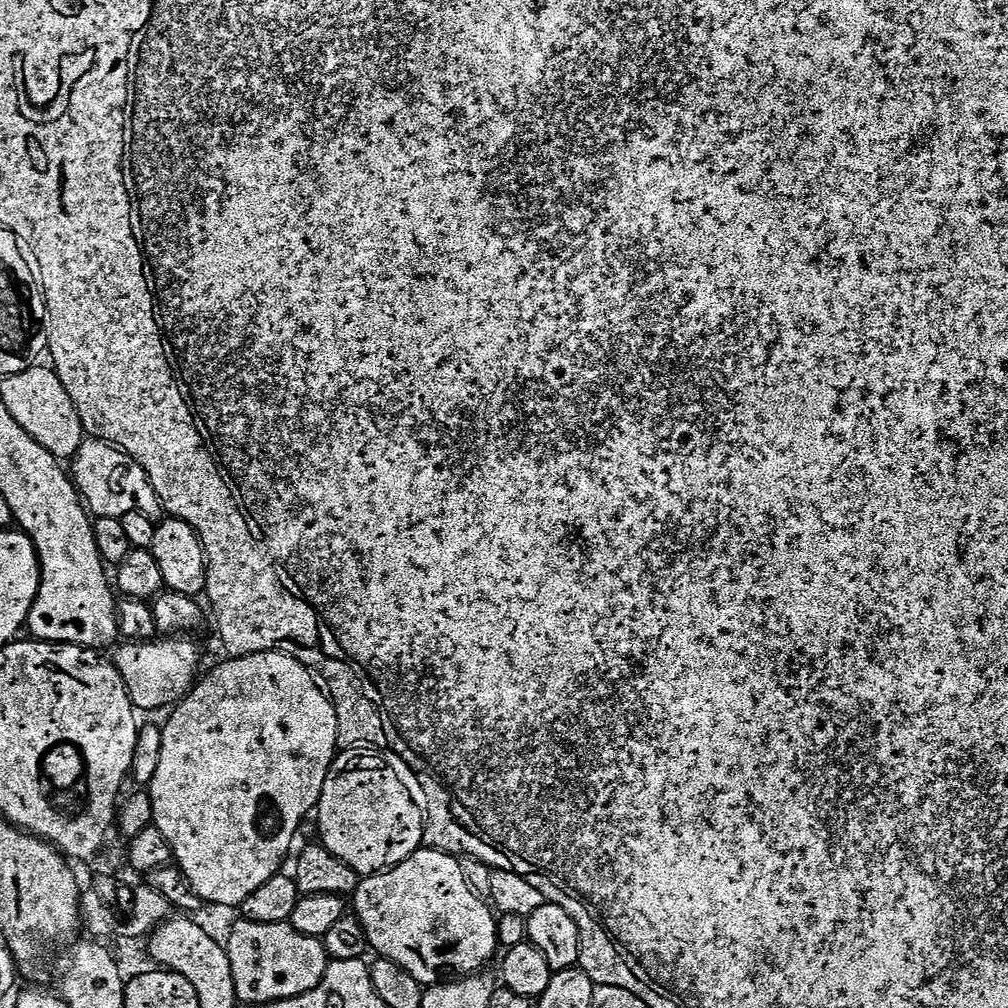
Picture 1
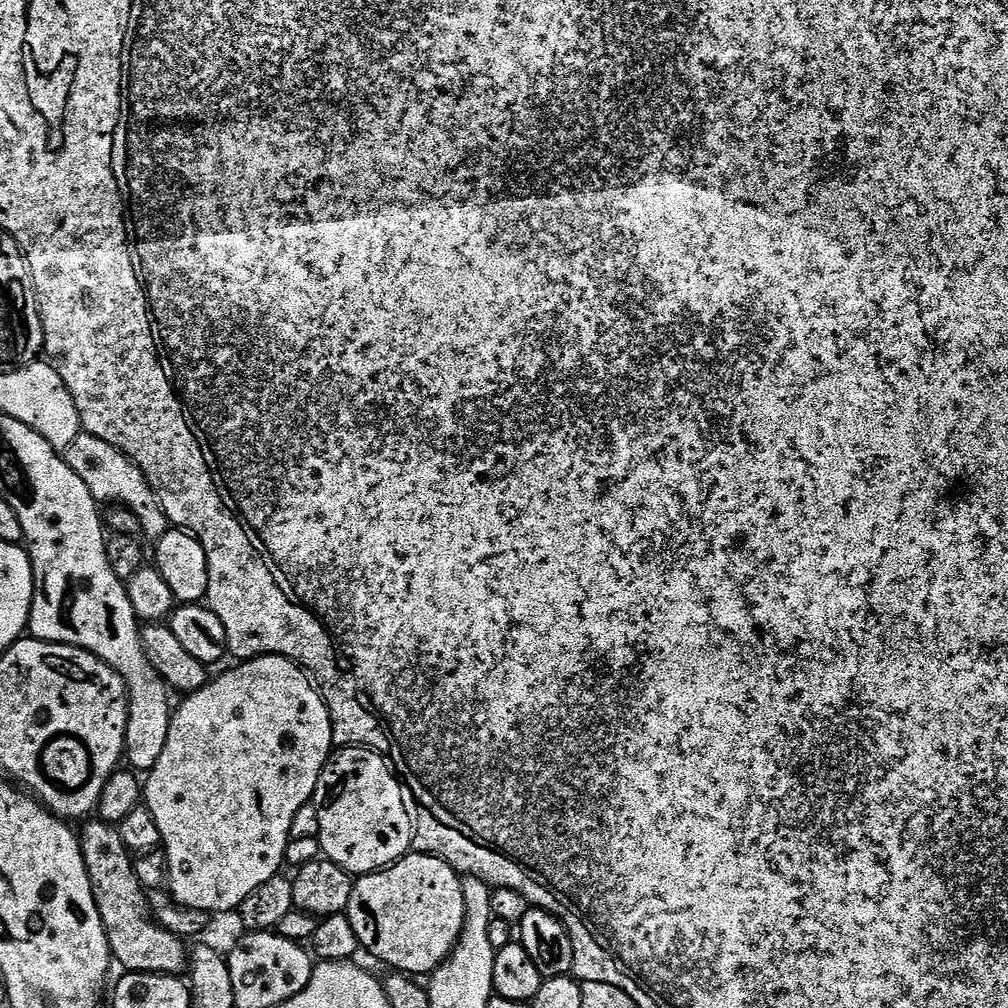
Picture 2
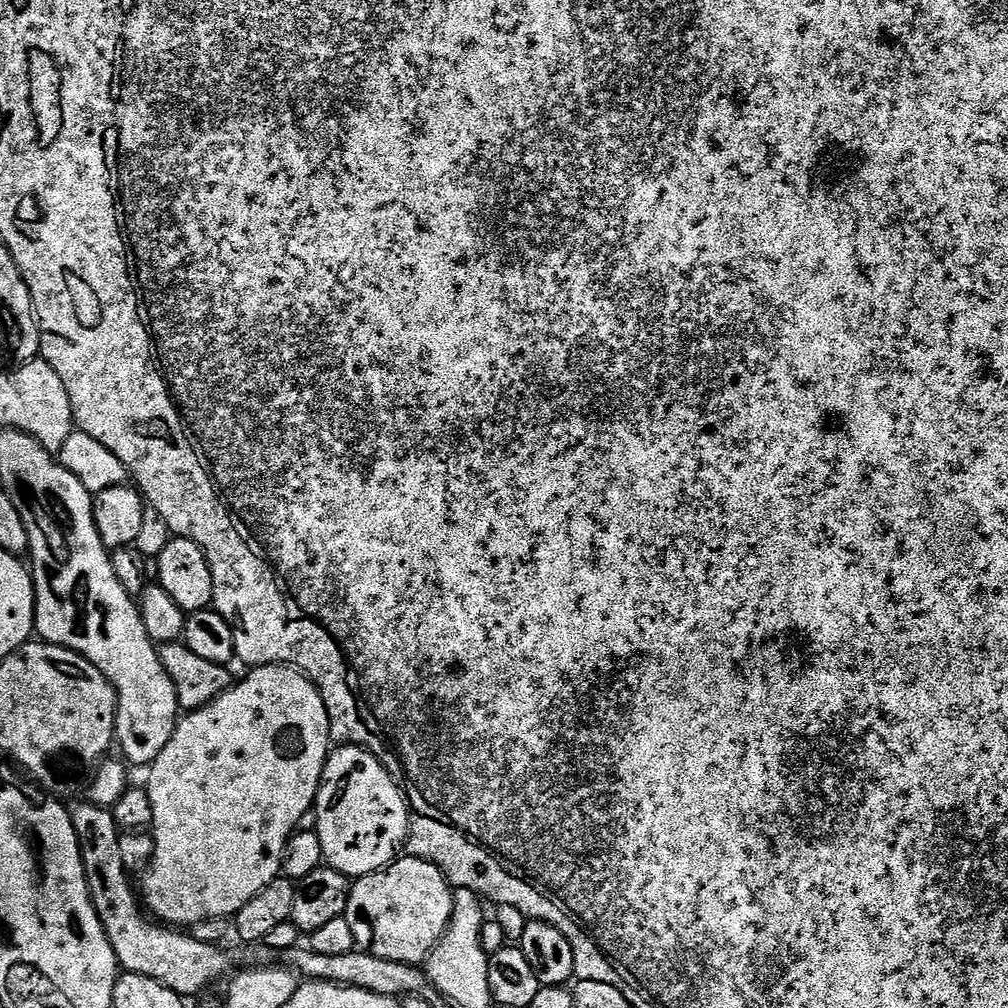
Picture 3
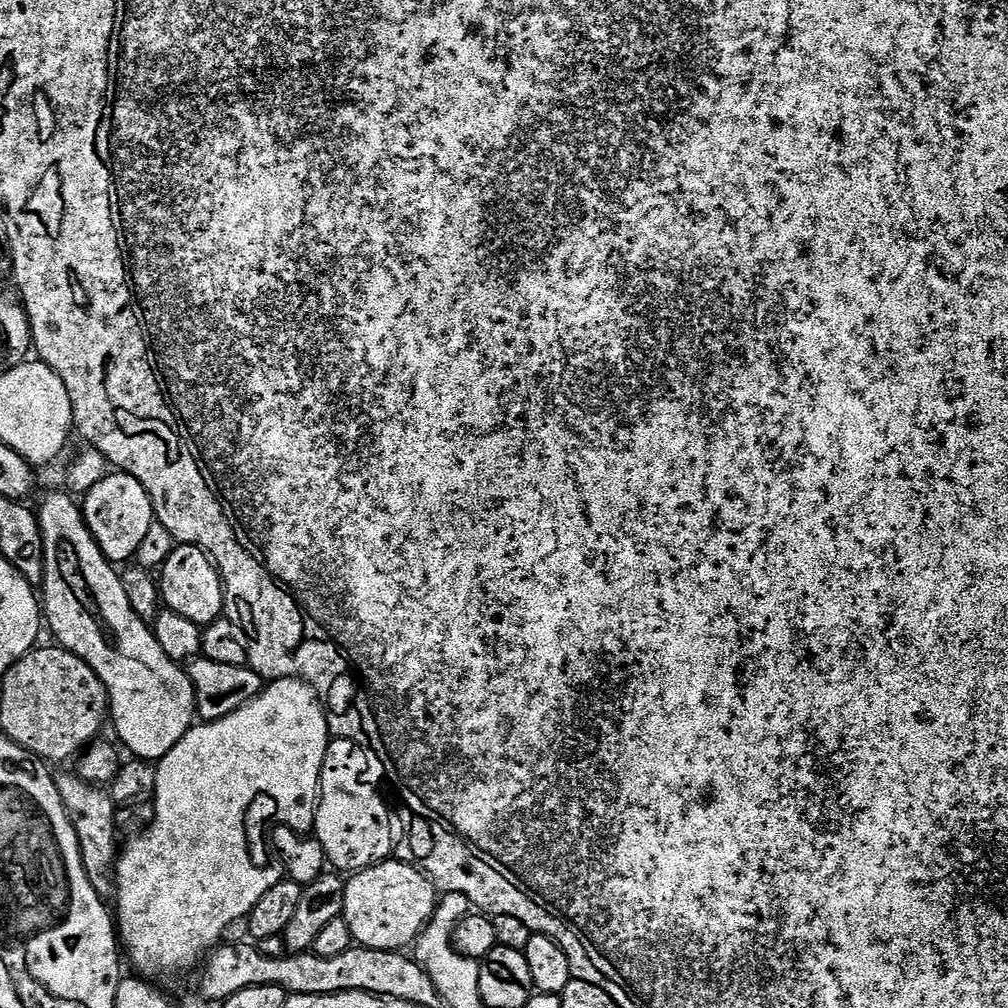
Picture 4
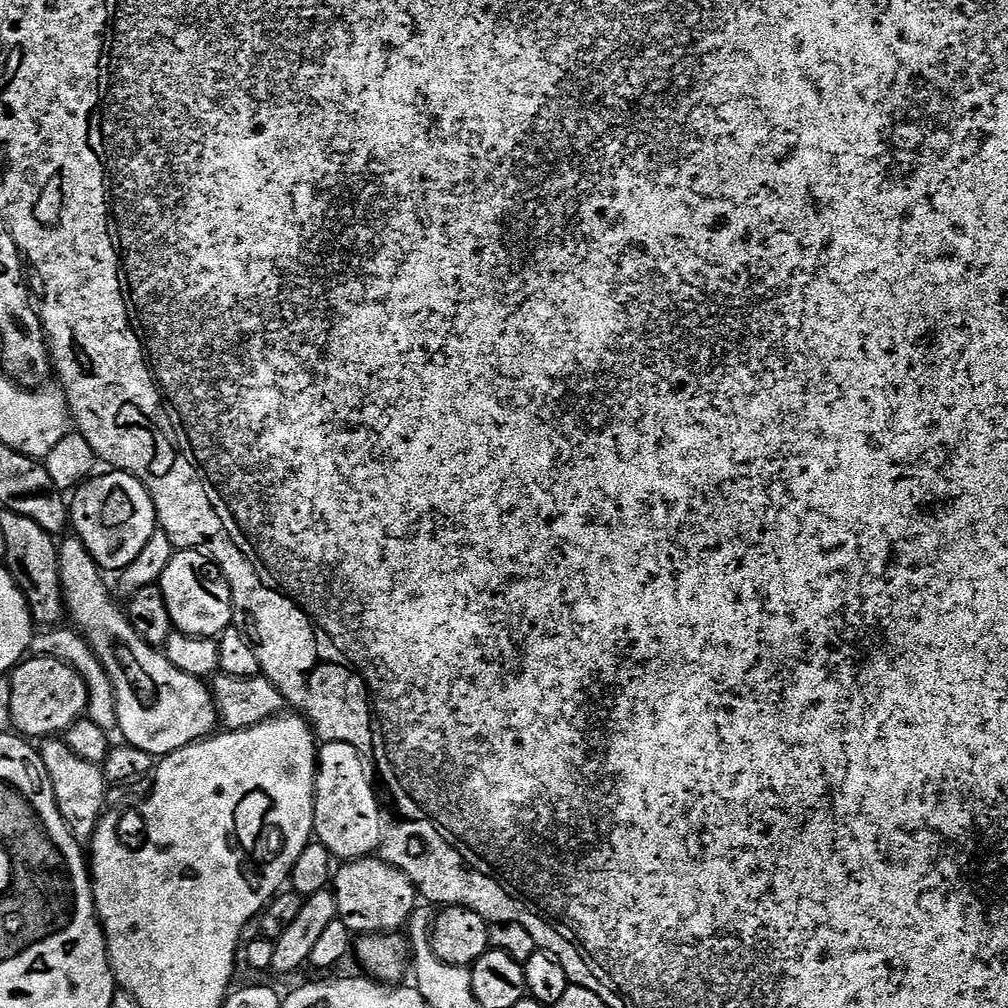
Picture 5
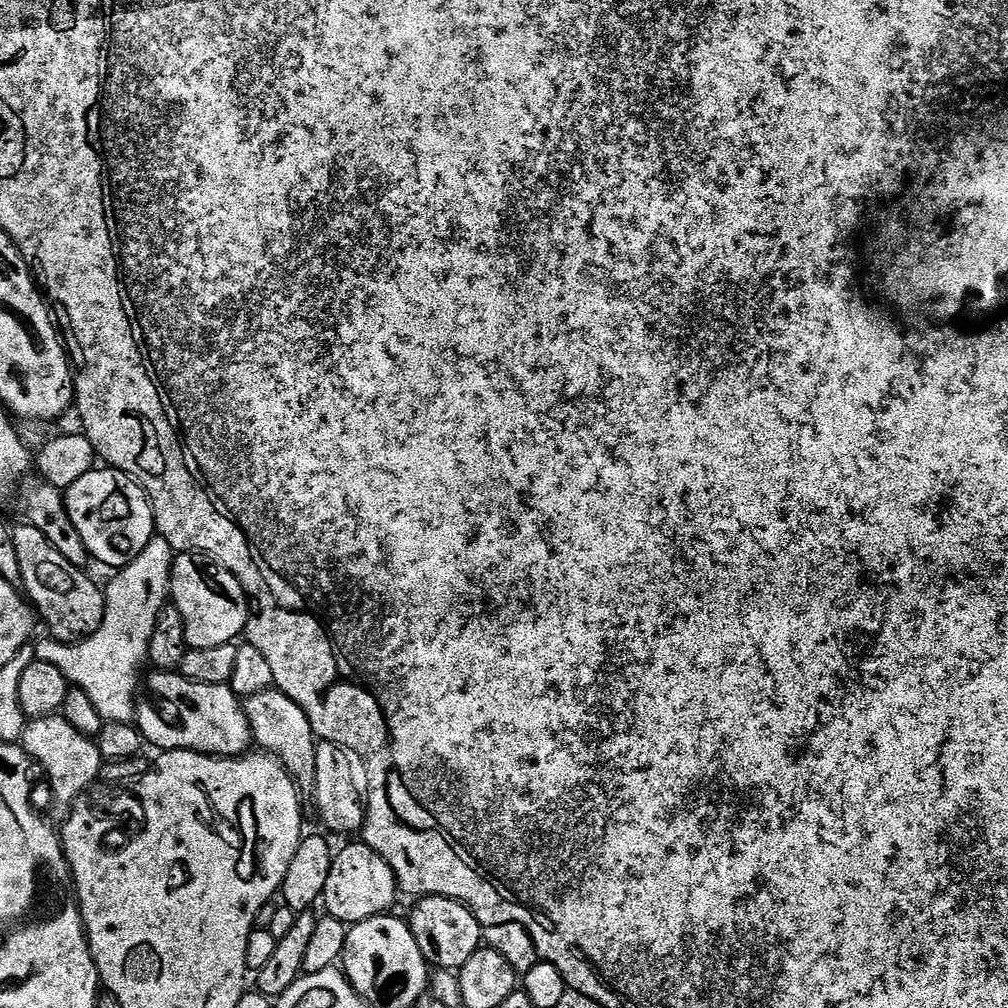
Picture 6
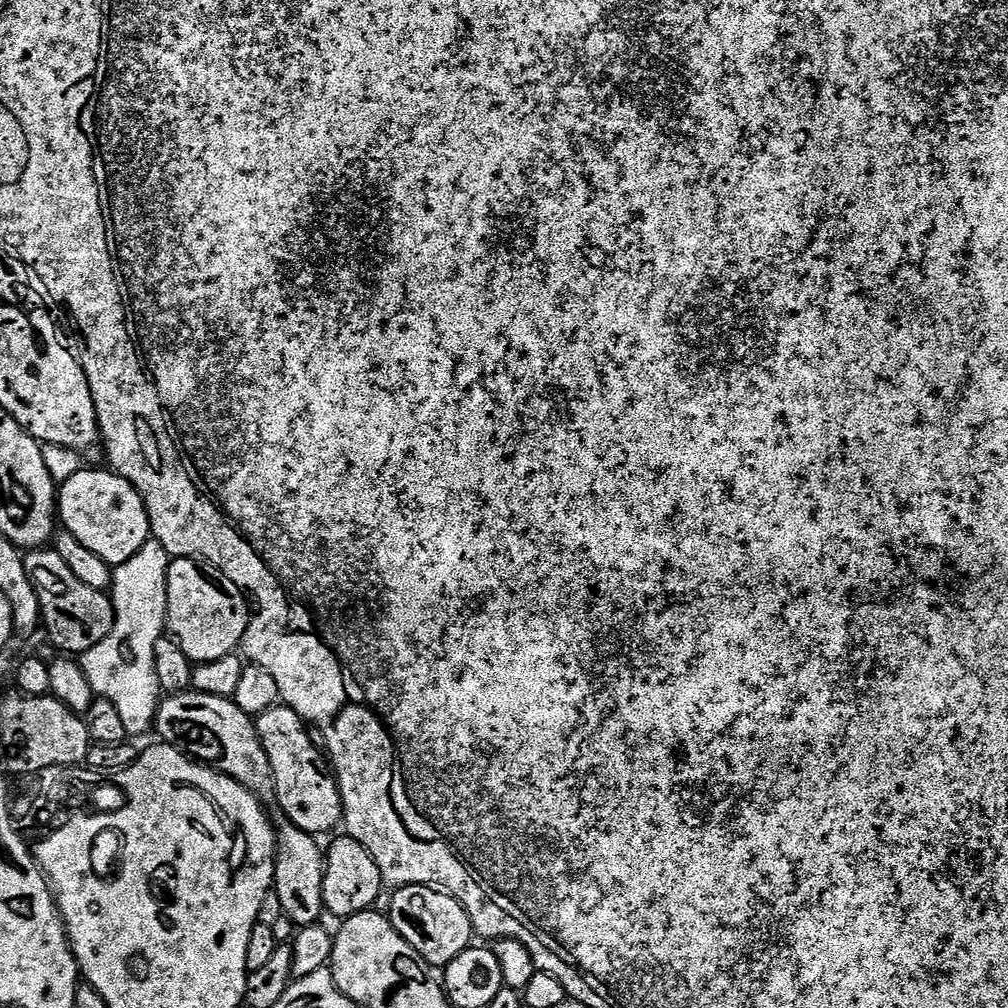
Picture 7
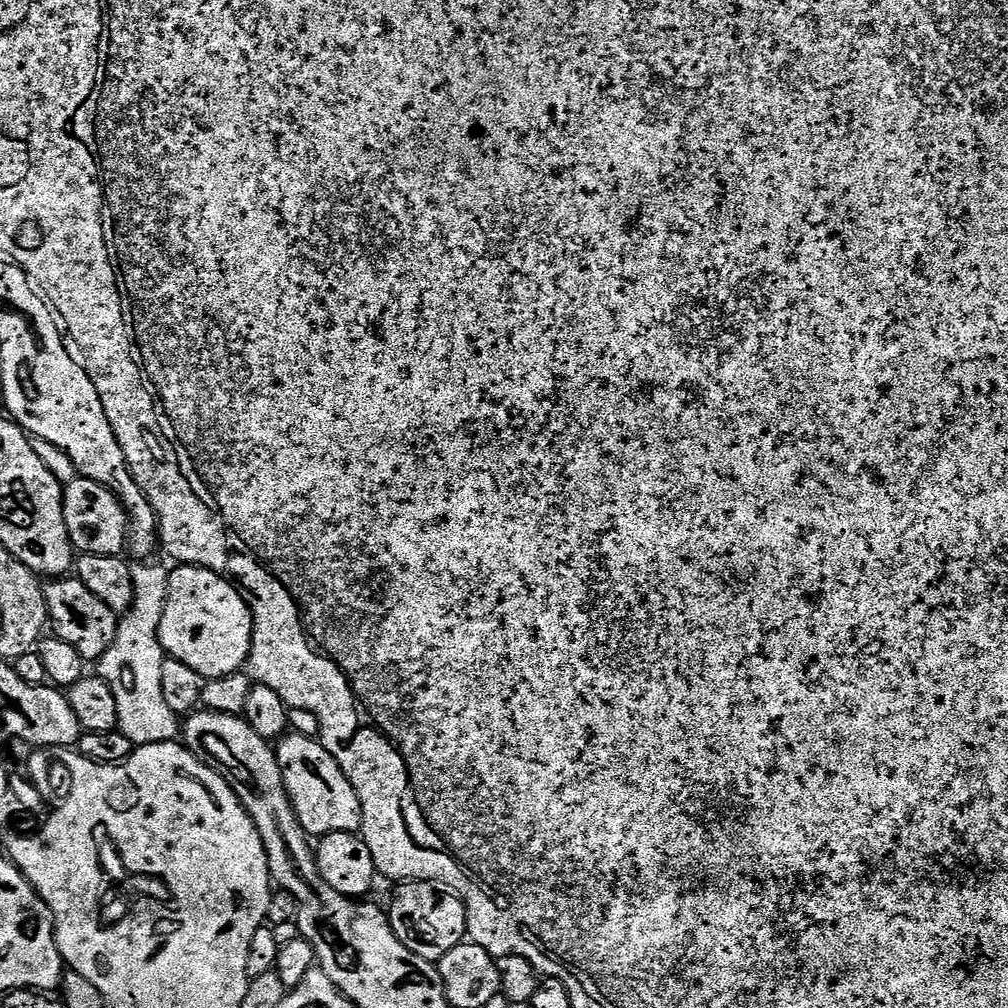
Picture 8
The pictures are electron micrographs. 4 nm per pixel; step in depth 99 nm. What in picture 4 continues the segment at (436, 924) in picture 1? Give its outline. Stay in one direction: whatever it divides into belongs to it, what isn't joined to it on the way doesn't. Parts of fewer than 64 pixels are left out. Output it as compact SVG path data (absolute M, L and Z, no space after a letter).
M384 859L347 877L343 918L361 948L388 952L407 949L416 943L435 914L438 893L431 880L415 864L394 859Z

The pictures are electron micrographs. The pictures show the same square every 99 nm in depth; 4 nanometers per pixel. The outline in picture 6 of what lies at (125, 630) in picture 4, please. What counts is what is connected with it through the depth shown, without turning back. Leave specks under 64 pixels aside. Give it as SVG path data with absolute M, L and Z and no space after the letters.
M179 671L151 673L138 696L135 727L156 750L200 752L204 756L243 756L253 747L250 722L243 712L241 697L228 684L195 684Z

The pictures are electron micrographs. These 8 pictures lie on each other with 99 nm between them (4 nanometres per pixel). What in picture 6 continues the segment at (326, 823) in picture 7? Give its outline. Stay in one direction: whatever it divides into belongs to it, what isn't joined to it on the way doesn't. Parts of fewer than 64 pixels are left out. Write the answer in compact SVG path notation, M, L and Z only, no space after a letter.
M273 686L247 697L241 705L250 722L253 741L259 749L277 756L302 792L313 791L316 774L317 739L305 712L285 692Z

